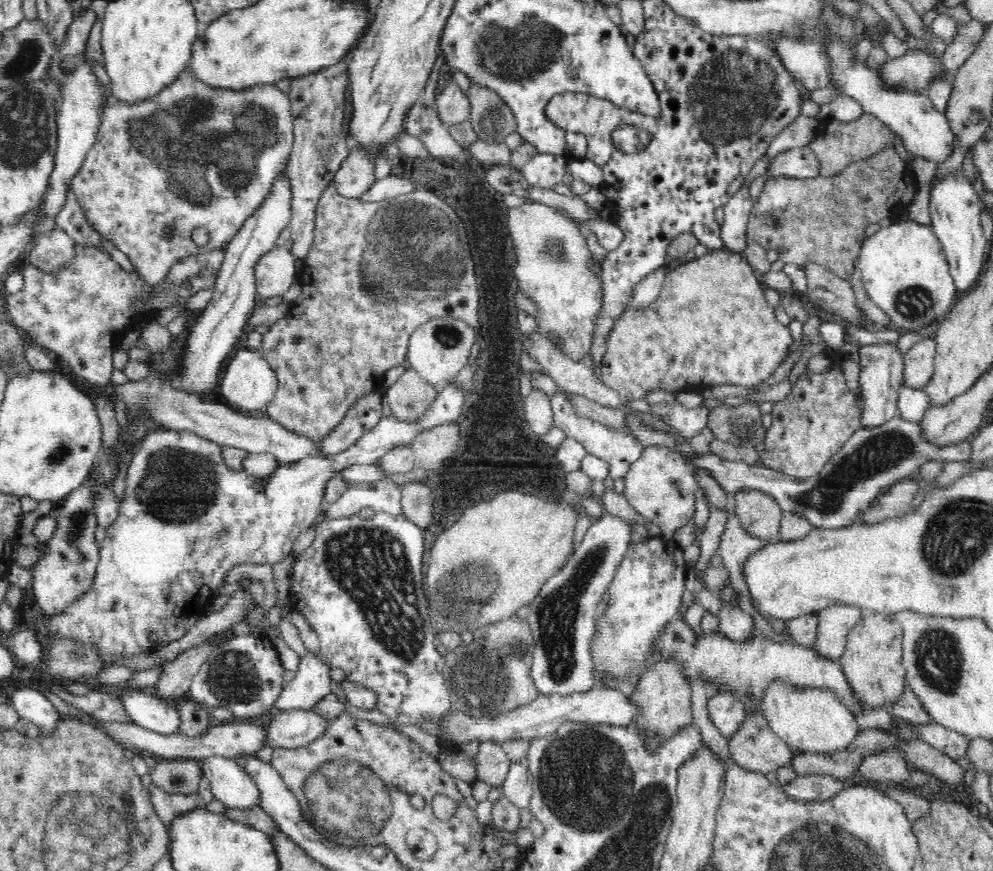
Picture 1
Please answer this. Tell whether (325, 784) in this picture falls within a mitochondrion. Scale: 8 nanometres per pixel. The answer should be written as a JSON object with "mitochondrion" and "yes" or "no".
{"mitochondrion":"yes"}

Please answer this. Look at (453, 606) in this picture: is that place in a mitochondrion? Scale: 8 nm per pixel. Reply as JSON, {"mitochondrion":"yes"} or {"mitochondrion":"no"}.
{"mitochondrion":"yes"}

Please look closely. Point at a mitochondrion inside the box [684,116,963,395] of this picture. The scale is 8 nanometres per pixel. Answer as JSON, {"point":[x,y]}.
{"point":[913,303]}

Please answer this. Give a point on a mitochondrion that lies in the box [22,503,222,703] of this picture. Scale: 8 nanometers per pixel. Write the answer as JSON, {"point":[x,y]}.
{"point":[76,655]}

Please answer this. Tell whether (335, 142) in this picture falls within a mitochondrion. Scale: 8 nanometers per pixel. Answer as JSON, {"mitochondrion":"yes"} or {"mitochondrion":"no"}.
{"mitochondrion":"no"}

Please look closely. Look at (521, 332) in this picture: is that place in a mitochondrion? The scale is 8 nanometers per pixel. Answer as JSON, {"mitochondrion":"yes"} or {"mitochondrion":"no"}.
{"mitochondrion":"no"}

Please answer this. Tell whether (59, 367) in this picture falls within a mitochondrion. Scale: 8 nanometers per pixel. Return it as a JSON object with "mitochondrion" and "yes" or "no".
{"mitochondrion":"no"}

